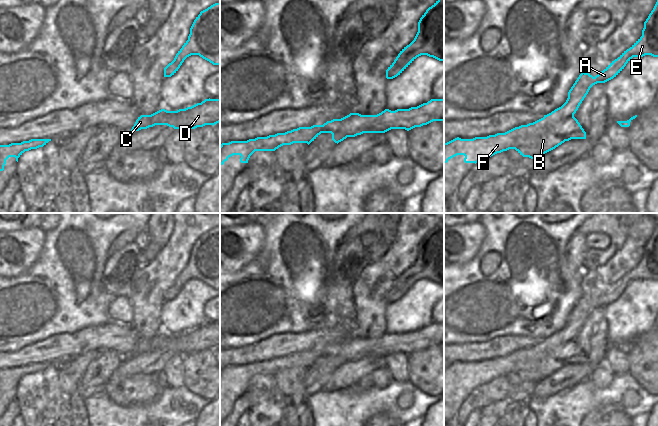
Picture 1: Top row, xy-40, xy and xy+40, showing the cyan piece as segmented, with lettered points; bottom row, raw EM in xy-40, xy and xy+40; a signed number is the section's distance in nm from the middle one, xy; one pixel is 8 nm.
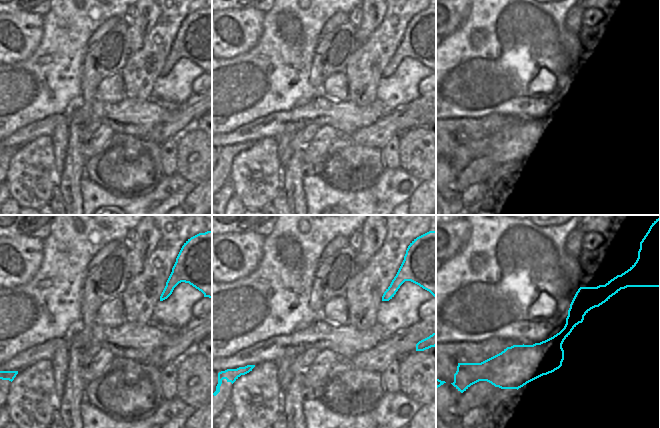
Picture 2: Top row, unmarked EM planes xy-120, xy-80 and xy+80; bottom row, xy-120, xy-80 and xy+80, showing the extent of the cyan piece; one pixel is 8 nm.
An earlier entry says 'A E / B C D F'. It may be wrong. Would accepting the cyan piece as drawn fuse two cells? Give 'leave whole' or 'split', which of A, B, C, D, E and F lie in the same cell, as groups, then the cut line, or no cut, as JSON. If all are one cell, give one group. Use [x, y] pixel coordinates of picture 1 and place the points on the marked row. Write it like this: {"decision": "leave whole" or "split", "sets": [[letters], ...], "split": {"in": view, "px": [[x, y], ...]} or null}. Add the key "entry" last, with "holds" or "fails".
{"decision": "split", "sets": [["A", "E"], ["B", "C", "D", "F"]], "split": {"in": "xy+40", "px": [[573, 116], [556, 122], [547, 122], [543, 119]]}, "entry": "holds"}

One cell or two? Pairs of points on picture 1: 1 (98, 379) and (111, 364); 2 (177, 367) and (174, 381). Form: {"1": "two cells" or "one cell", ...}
{"1": "one cell", "2": "one cell"}

